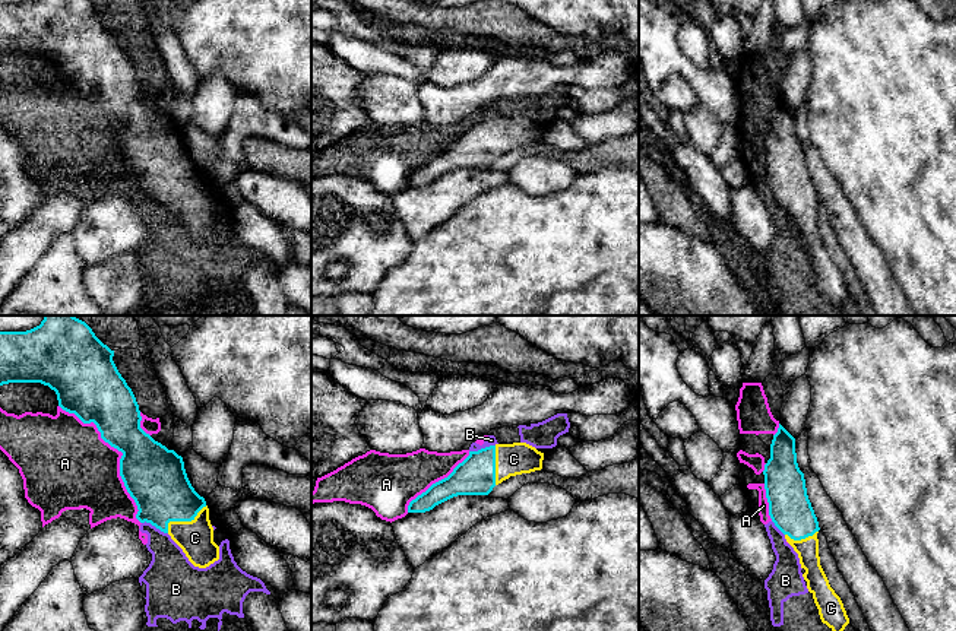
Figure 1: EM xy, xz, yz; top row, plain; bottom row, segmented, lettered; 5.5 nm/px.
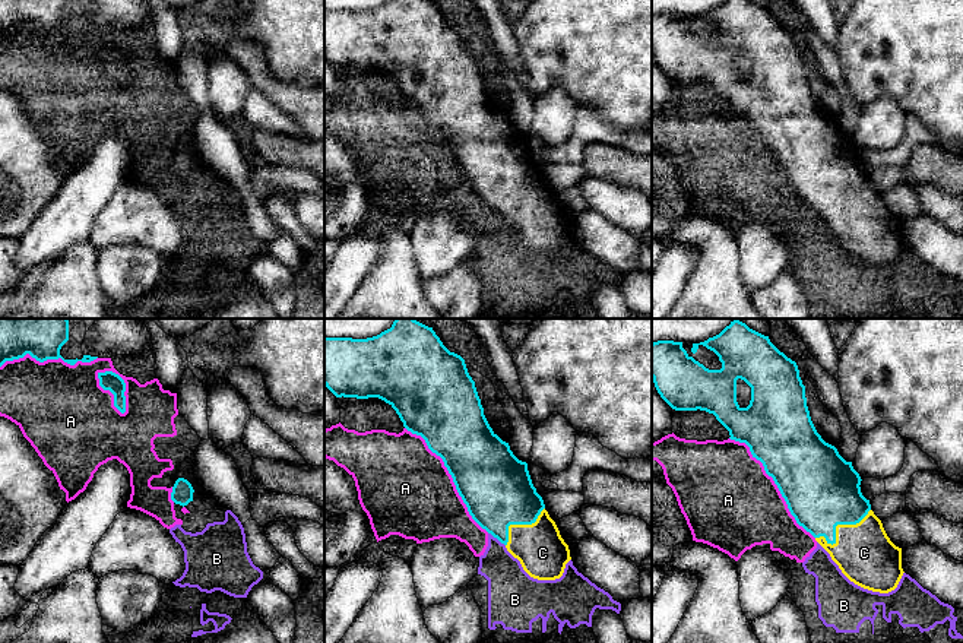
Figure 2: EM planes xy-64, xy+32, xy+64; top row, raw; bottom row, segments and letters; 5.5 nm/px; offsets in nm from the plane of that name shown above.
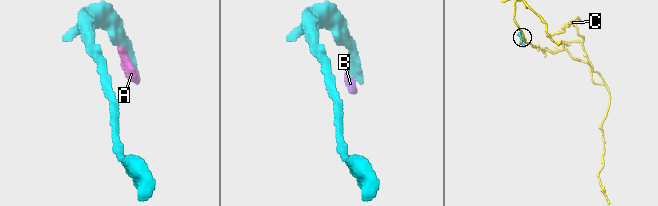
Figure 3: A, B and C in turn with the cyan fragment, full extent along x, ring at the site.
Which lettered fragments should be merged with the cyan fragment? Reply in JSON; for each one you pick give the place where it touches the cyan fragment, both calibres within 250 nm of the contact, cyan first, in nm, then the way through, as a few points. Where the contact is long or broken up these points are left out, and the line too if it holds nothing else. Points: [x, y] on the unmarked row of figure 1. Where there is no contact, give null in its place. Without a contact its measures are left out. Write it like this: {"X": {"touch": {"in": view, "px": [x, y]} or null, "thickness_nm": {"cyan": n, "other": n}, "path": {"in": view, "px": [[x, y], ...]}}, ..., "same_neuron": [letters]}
{"C": {"touch": {"in": "xy", "px": [183, 193]}, "thickness_nm": {"cyan": 320, "other": 190}}, "same_neuron": ["C"]}

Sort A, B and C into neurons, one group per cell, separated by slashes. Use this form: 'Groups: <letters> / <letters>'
Groups: A B / C

